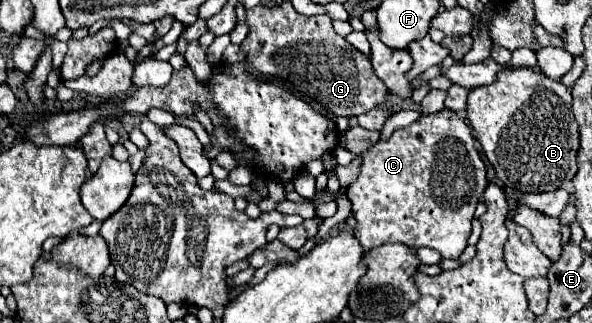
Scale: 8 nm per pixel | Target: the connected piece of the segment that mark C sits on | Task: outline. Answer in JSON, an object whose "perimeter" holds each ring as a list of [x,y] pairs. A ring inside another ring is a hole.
{"perimeter":[[[453,110],[421,116],[411,126],[397,128],[387,142],[377,142],[363,154],[363,164],[357,180],[347,188],[347,198],[353,204],[357,218],[355,238],[361,248],[371,250],[381,244],[405,244],[409,248],[433,248],[443,258],[459,258],[471,234],[471,220],[481,194],[487,188],[487,170],[477,150],[473,130]]]}

